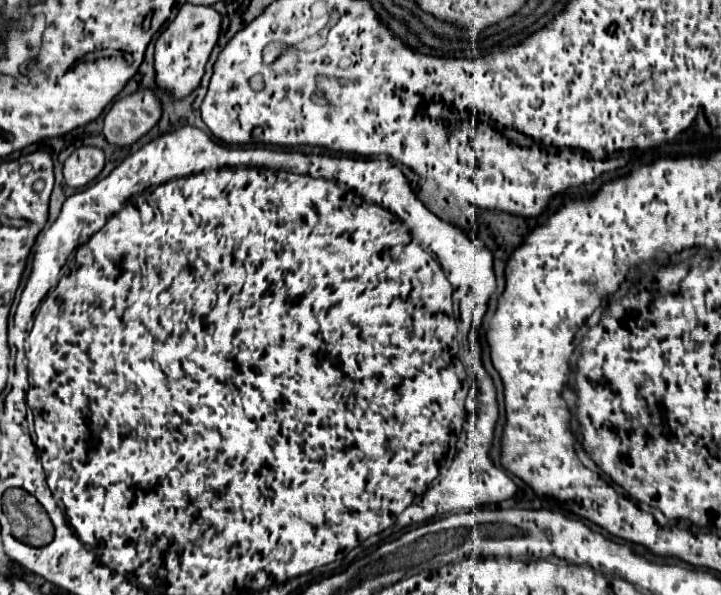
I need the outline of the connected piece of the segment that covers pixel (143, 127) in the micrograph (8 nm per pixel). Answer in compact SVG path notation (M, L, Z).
M138 90L112 104L104 118L104 136L110 144L128 146L142 138L158 120L162 108L150 90Z

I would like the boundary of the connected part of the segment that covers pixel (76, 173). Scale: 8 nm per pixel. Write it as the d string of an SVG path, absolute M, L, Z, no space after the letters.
M82 146L72 152L64 164L64 180L72 188L90 184L104 168L104 152L100 148Z

